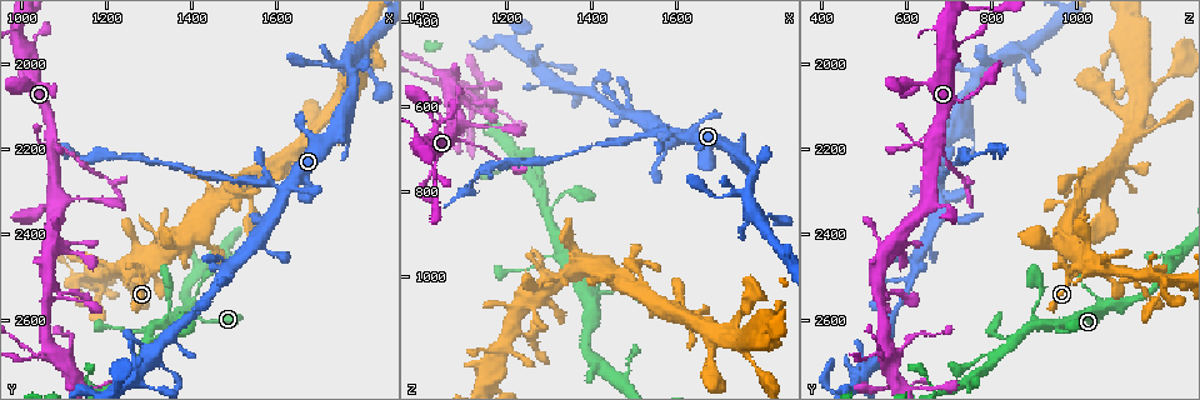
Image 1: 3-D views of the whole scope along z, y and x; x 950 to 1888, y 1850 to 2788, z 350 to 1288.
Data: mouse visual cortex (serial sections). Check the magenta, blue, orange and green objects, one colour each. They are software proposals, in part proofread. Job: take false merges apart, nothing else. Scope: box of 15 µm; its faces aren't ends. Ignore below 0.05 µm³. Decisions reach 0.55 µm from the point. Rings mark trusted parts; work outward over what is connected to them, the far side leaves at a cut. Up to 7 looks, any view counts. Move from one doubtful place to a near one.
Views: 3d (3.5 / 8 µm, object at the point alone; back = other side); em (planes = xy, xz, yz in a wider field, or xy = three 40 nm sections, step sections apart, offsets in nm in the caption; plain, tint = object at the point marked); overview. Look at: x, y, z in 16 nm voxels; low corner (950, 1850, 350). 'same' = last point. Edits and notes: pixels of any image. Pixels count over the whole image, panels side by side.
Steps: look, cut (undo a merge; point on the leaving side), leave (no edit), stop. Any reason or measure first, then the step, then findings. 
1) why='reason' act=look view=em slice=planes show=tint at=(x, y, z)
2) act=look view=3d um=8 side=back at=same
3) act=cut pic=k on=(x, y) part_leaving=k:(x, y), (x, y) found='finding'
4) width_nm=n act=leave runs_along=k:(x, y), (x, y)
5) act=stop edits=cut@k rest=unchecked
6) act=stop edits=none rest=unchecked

why='three arms meet' act=look view=3d um=3.5 at=(1410, 2590, 1040)

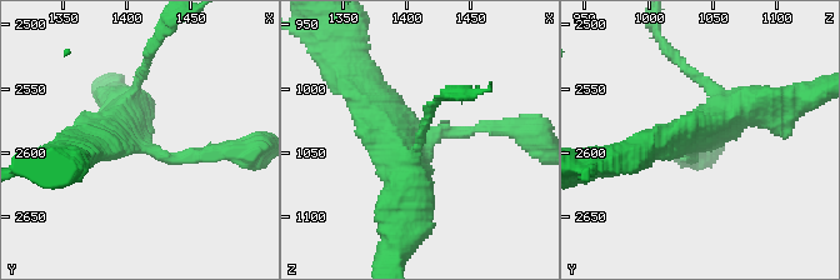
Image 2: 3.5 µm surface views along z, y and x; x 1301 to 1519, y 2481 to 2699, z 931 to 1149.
arms=3 arm_widths_nm=150,400,500 why='now the EM' act=look view=em slice=planes show=tint at=(1410, 2596, 1040)

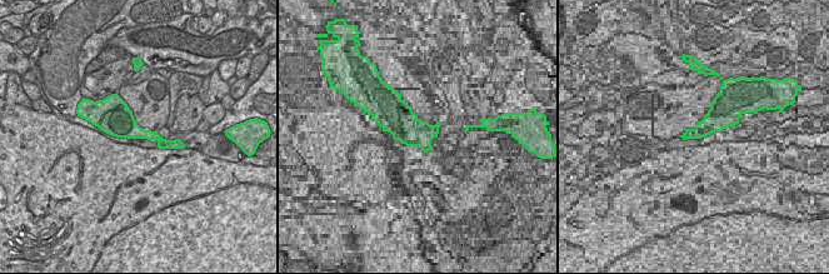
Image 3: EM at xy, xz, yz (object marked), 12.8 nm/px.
act=leave runs_along=2:(496, 125), (413, 141), (363, 90) found='one cell here'

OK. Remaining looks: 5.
why='narrows sharply' act=look view=3d um=3.5 at=(1035, 1940, 745)

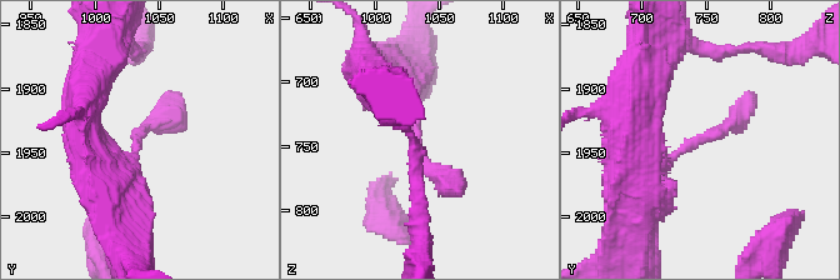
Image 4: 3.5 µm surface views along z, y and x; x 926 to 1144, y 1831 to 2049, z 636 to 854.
why='now the EM' act=look view=em slice=xy step=2 show=tint at=(1032, 1940, 746)

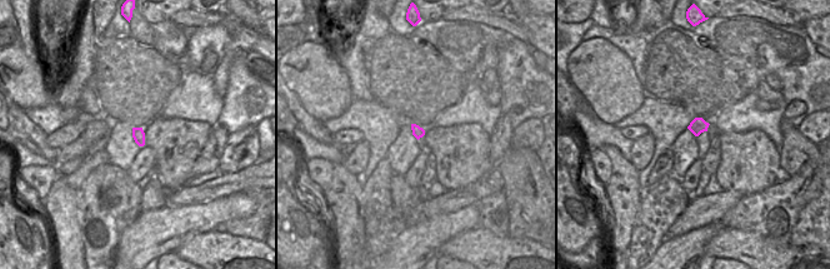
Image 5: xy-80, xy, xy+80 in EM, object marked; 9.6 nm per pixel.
act=leave runs_along=4:(630, 184), (720, 134), (753, 91) found='continuous, no second cell'

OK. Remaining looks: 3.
why='side arm on a straight run' act=look view=3d um=3.5 side=back at=(1065, 2530, 530)

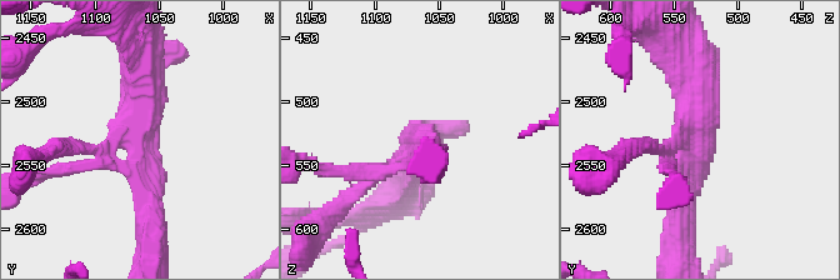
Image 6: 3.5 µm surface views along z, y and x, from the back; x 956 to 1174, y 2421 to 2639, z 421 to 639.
arms=3 arm_widths_nm=150,300,450 act=look view=em slice=xy step=3 show=tint at=(1064, 2530, 532)

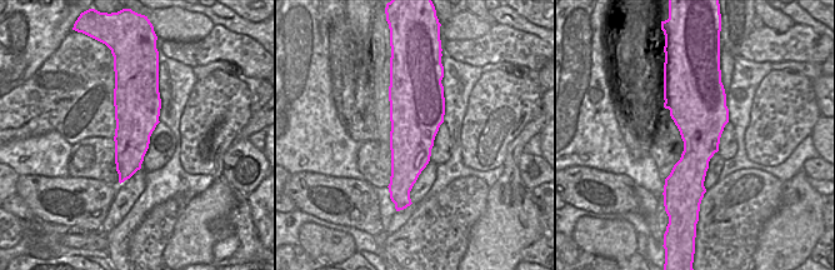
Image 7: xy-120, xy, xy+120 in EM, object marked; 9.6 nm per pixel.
act=leave found='continuous, no second cell'

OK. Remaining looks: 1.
act=stop edits=none rest=unchecked

